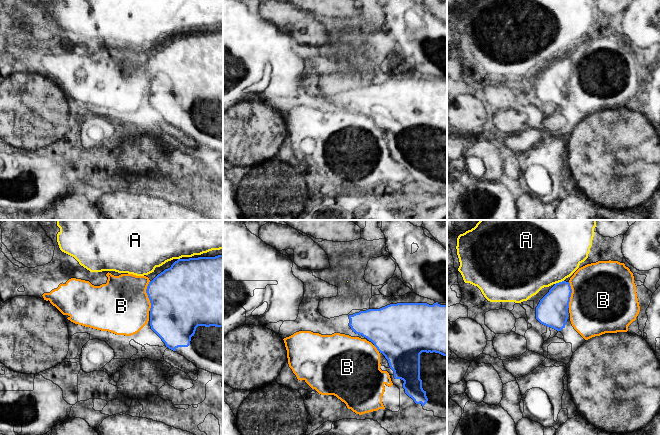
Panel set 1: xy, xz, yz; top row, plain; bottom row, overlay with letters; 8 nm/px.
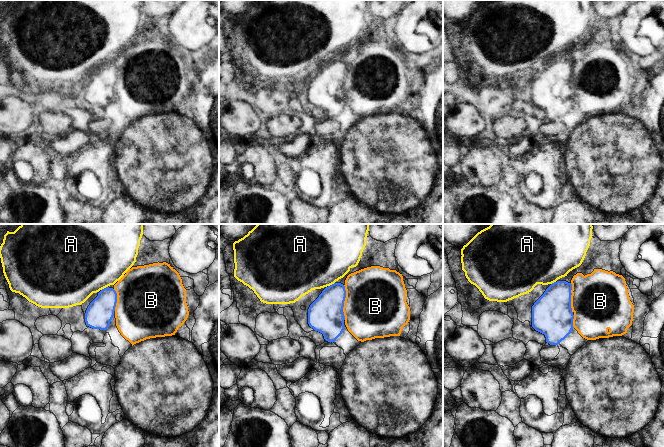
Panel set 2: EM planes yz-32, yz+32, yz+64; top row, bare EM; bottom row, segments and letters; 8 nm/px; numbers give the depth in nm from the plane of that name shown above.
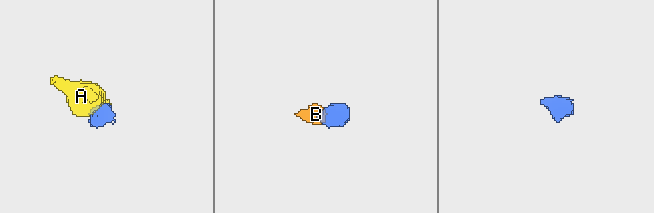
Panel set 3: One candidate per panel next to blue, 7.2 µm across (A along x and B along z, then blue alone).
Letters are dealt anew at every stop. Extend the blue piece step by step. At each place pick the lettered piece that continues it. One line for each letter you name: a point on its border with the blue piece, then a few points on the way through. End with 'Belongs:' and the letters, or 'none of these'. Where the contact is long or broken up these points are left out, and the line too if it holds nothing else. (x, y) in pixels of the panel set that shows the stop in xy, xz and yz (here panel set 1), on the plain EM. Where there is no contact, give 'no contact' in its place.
Belongs: none of these

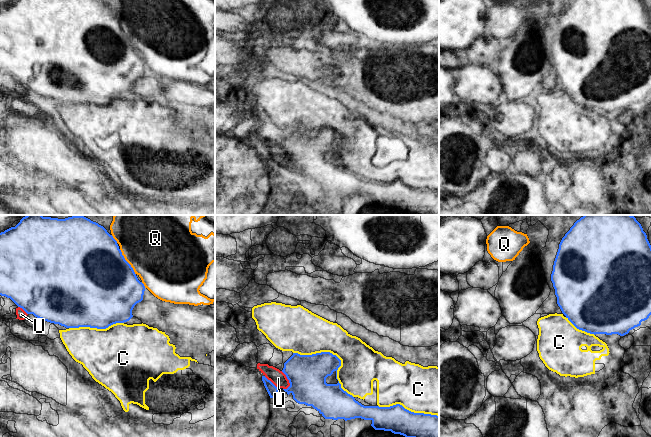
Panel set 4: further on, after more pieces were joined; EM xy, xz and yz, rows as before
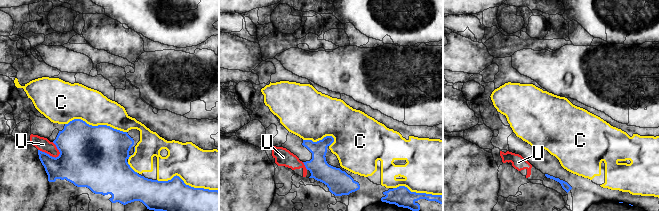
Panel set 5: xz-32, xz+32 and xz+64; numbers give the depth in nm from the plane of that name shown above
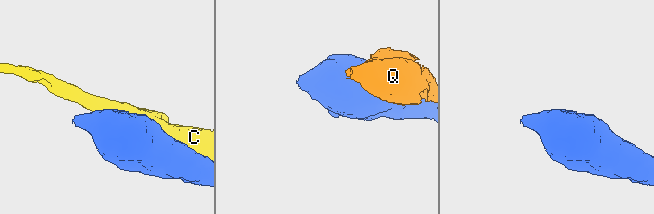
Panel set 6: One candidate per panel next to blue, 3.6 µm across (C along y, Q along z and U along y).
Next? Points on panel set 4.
Belongs: none of these

